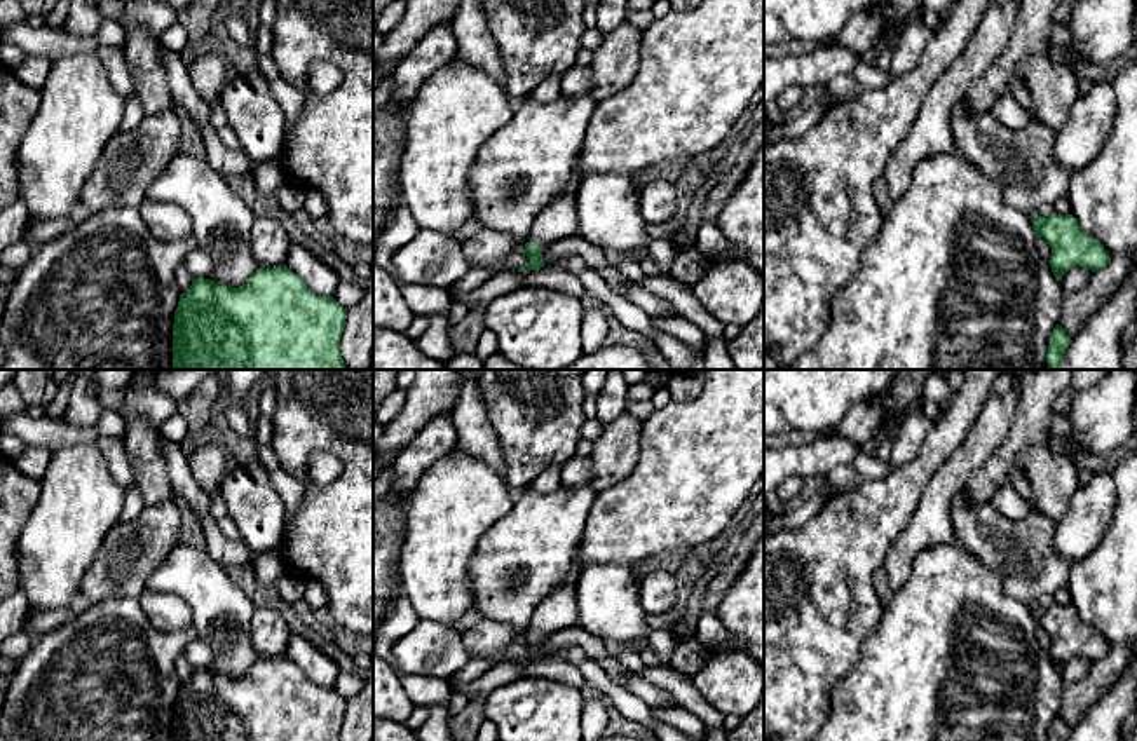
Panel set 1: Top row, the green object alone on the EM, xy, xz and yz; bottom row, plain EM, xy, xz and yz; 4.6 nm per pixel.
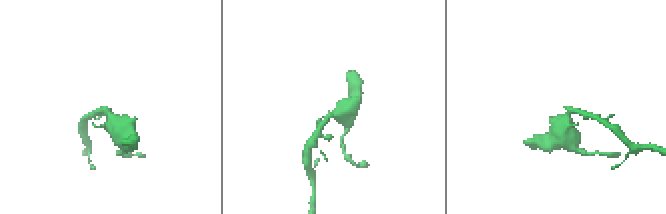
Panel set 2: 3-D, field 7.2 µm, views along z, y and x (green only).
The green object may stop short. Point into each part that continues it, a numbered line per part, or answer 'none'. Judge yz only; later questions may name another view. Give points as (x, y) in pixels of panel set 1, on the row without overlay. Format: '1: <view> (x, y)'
none

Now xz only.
1: xz (558, 611)

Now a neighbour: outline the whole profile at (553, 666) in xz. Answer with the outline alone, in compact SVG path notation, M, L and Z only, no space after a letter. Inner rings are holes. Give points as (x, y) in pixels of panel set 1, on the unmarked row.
M546 654L539 661L530 661L527 664L520 661L506 661L494 664L481 678L471 683L460 683L448 678L450 694L459 692L466 697L487 699L492 690L500 685L507 685L521 676L548 678L565 685L572 685L586 690L586 682L581 675L579 666L568 663L563 656Z

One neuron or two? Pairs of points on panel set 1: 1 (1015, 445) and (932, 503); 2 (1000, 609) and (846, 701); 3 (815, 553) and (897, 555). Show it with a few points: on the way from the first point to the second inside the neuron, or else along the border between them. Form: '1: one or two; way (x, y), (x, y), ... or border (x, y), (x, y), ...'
1: two; border (996, 448), (968, 476), (961, 489)
2: one; way (961, 644), (951, 644), (928, 658), (885, 701)
3: two; border (911, 520), (883, 565)

